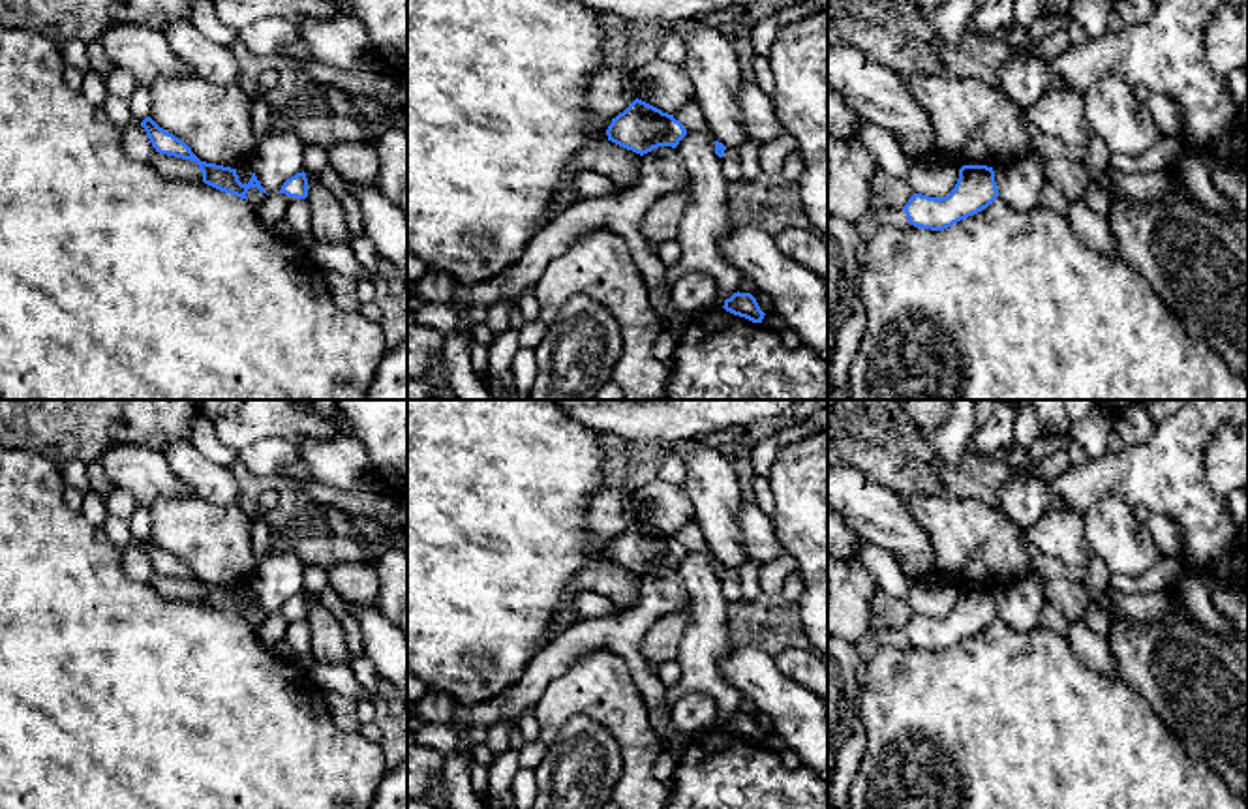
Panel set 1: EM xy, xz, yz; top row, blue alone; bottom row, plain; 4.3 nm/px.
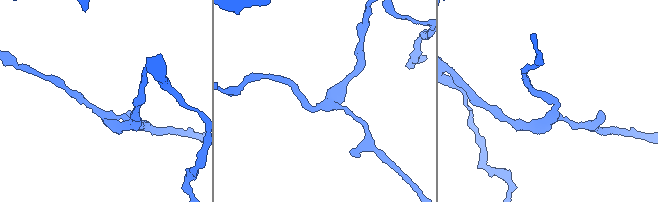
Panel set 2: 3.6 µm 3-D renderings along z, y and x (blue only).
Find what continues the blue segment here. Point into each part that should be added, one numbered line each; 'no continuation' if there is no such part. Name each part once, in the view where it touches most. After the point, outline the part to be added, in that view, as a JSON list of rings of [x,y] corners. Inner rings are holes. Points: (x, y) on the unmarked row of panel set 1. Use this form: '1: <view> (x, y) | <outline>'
no continuation

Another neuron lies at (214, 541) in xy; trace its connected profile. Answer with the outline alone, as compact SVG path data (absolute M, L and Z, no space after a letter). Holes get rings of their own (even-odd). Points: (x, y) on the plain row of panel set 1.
M191 494L160 497L150 507L150 539L184 561L206 584L238 589L259 563L251 550L251 516L238 505L216 505Z

